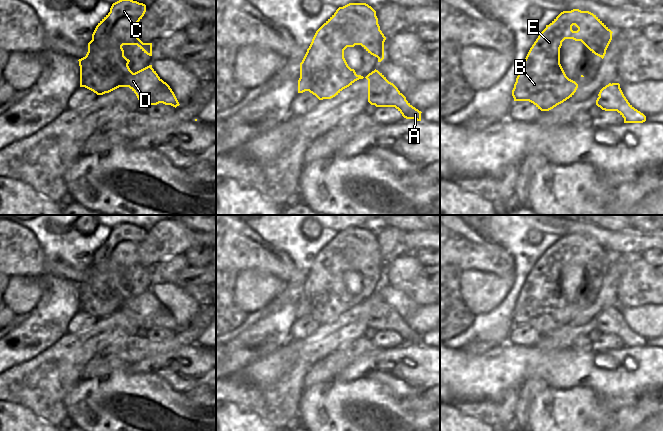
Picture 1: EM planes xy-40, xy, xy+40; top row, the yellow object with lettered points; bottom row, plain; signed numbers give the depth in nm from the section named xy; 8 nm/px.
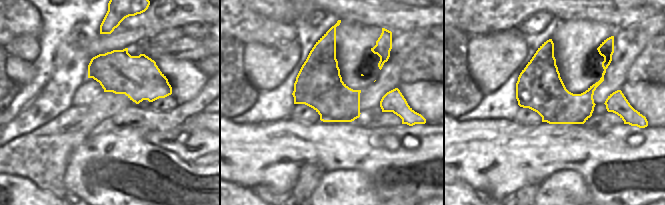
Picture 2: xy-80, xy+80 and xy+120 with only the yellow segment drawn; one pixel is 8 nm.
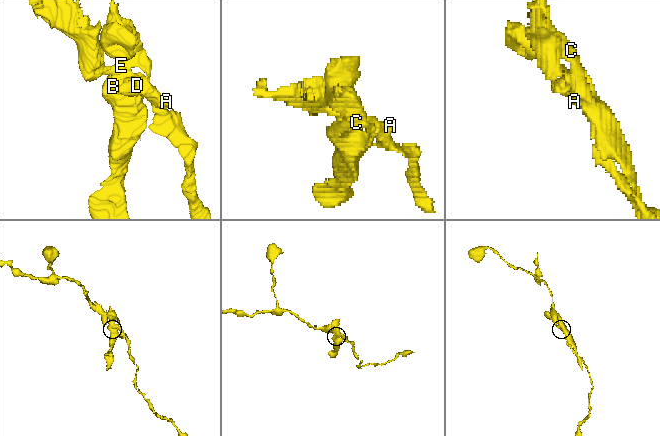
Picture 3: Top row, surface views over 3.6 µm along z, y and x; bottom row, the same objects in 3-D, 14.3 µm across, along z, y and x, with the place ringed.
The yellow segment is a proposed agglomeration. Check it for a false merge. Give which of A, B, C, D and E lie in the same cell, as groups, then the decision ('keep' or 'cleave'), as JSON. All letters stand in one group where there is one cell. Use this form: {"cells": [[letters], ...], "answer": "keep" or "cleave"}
{"cells": [["A"], ["B", "C", "D", "E"]], "answer": "cleave"}

